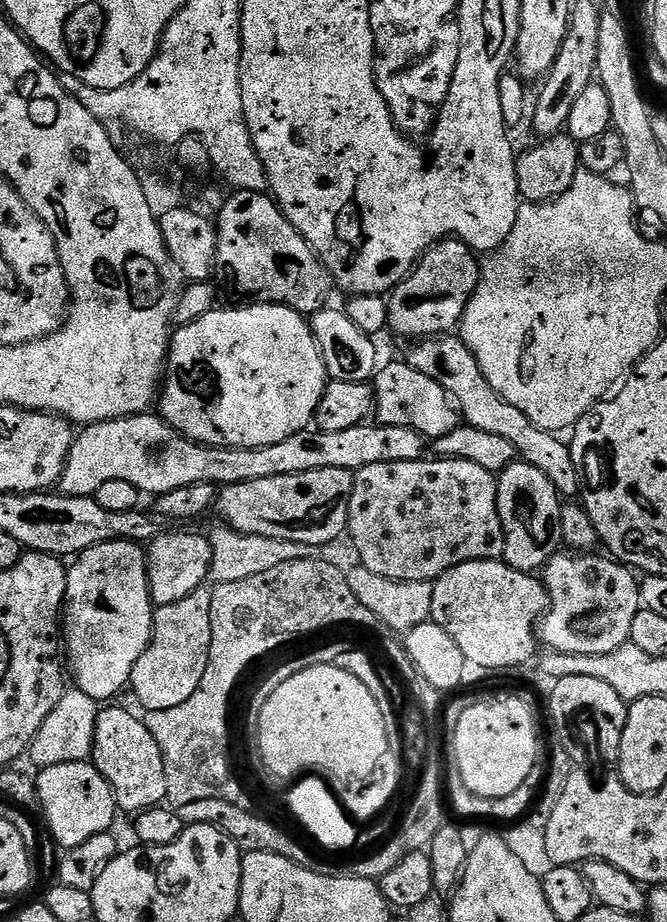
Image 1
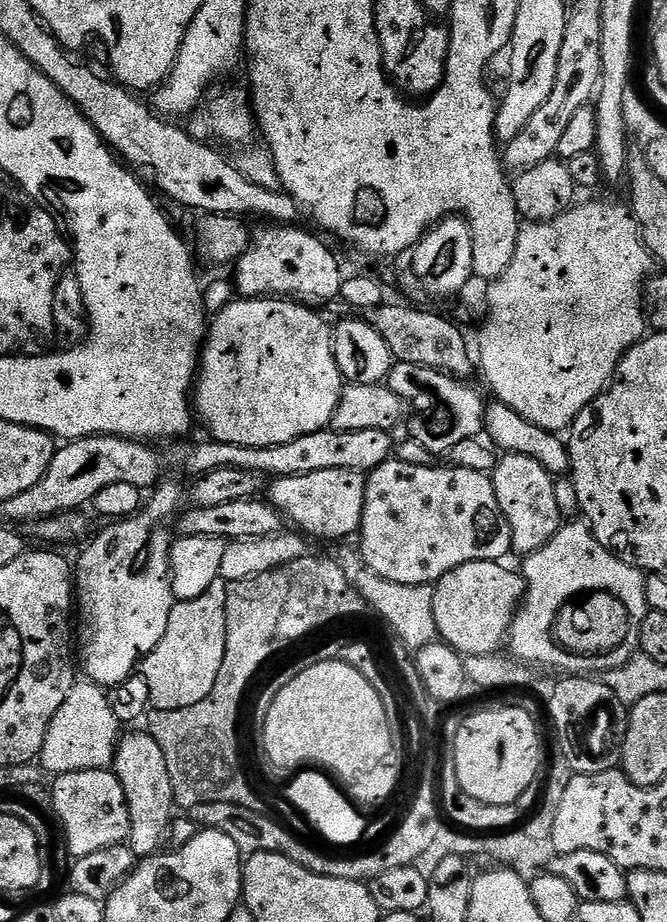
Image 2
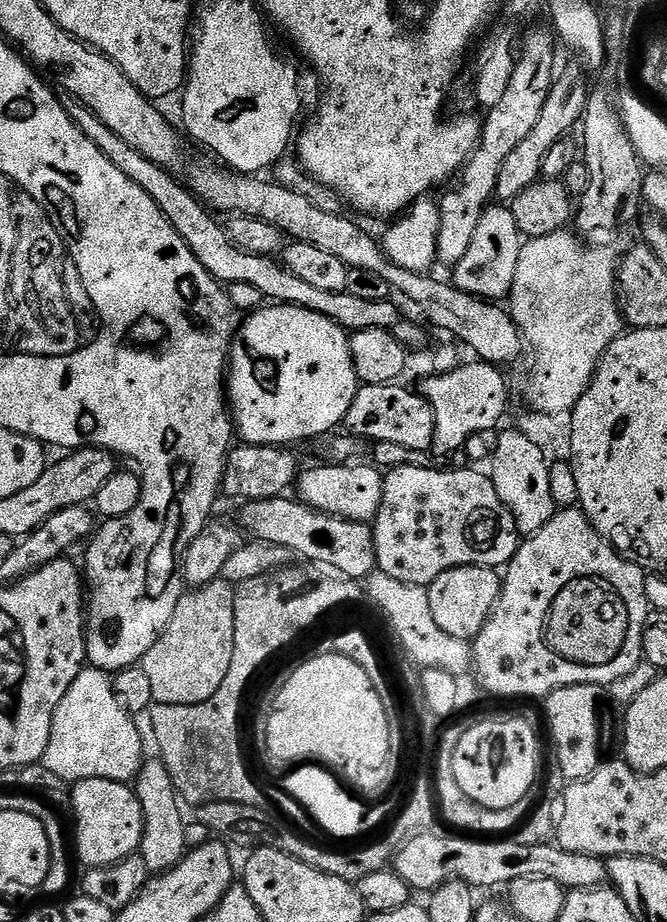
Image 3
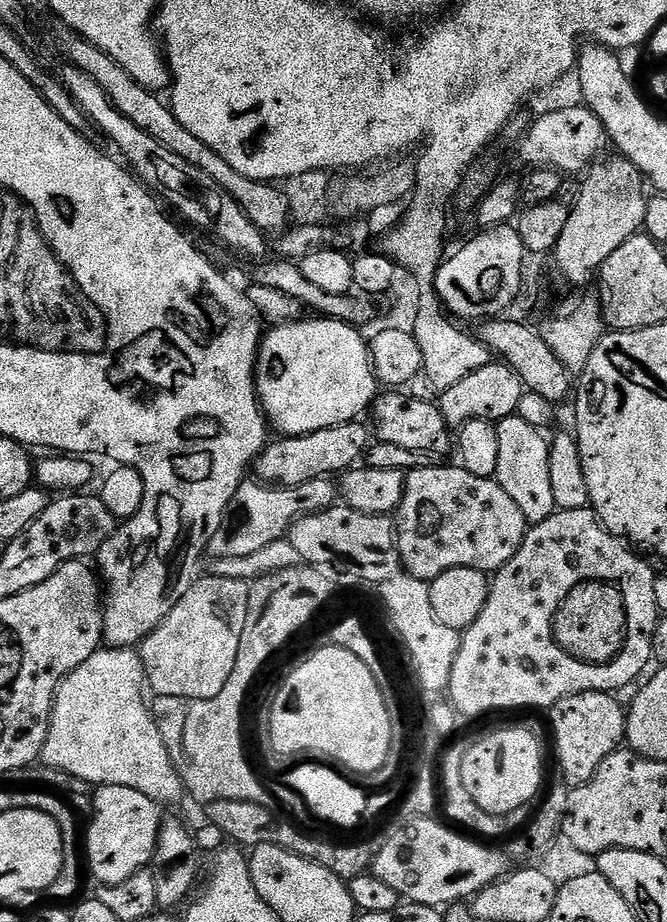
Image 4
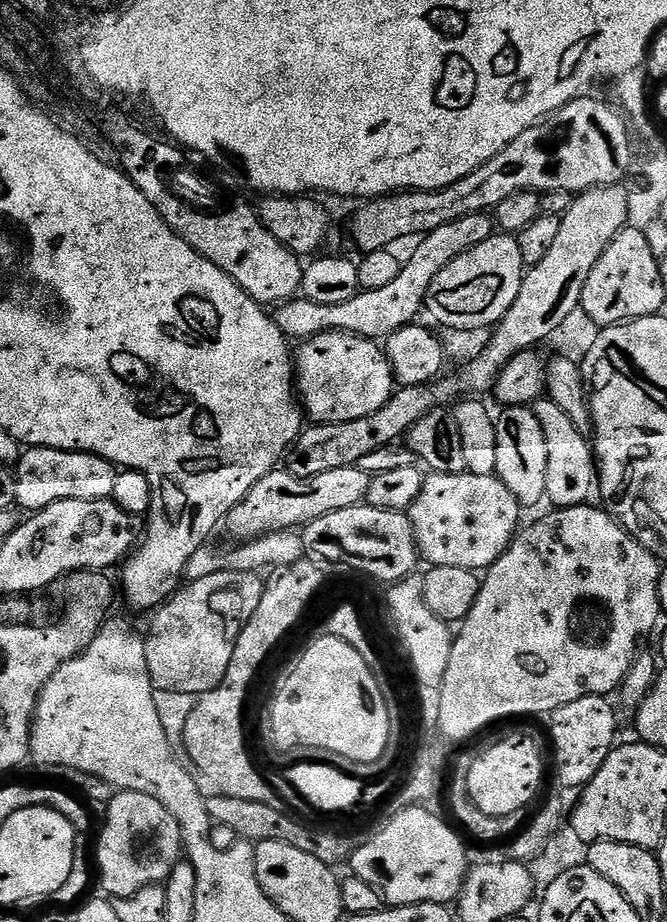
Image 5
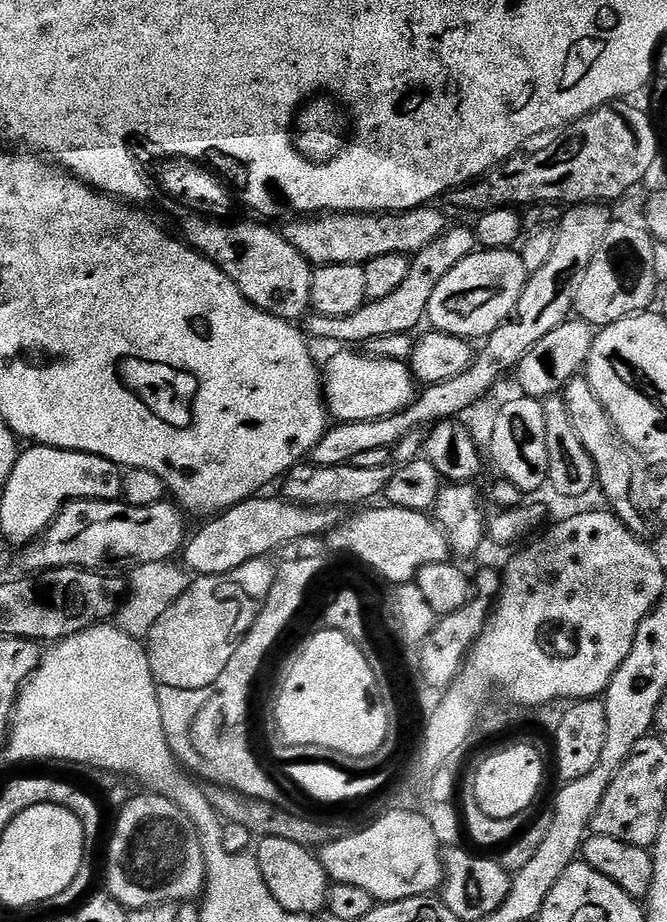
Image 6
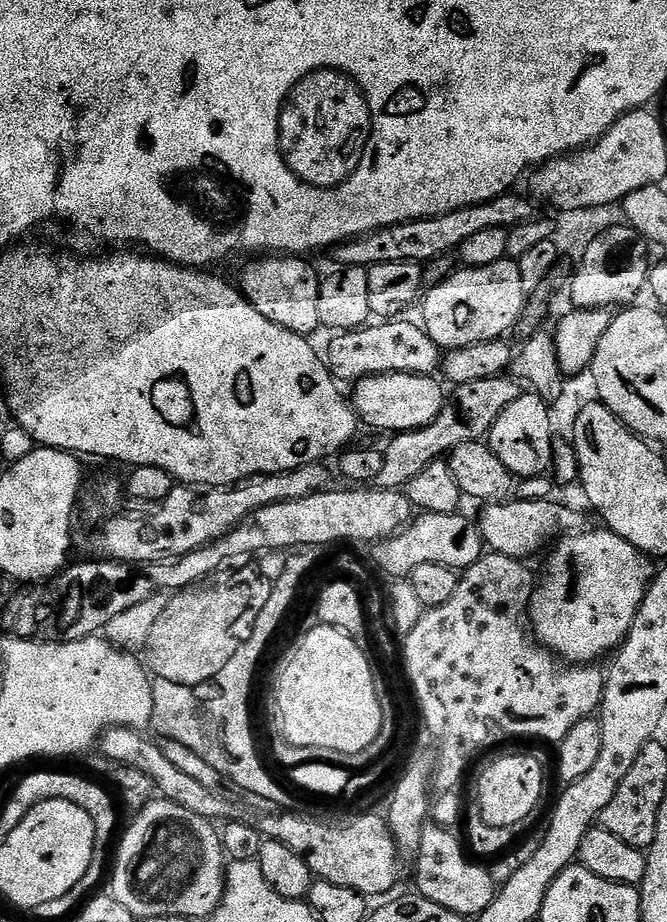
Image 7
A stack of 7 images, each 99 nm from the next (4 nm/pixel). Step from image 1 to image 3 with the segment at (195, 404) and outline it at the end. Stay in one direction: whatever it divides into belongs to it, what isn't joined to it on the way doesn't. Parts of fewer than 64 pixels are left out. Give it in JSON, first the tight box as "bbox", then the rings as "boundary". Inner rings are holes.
{"bbox":[226,303,358,446],"boundary":[[[273,303],[245,315],[228,354],[226,373],[226,399],[239,439],[241,436],[244,444],[296,446],[299,440],[335,433],[343,425],[358,387],[349,339],[349,333],[330,318],[293,304]]]}

